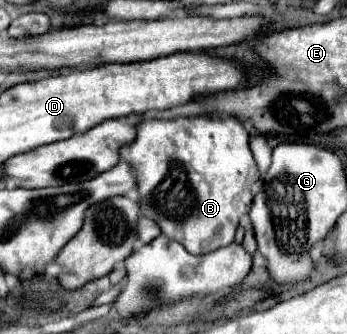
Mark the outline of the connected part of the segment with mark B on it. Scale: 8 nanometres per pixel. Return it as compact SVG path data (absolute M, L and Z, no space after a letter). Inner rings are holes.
M179 116L179 118L149 118L137 124L133 142L121 146L121 158L129 160L137 172L141 214L155 218L163 234L183 244L191 254L211 252L217 246L233 242L235 228L245 212L249 212L259 168L249 150L249 134L241 120L233 116Z

